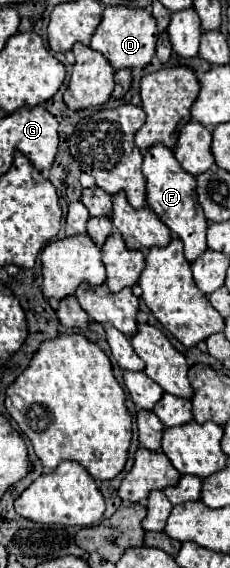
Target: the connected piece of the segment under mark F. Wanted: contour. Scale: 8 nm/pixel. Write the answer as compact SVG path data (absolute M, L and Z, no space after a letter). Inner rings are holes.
M161 143L145 151L143 175L147 179L147 205L161 217L161 221L171 229L171 233L185 243L187 261L197 259L207 249L207 241L205 241L207 219L201 205L195 201L195 185L197 185L195 177L189 175L179 165L173 151Z

